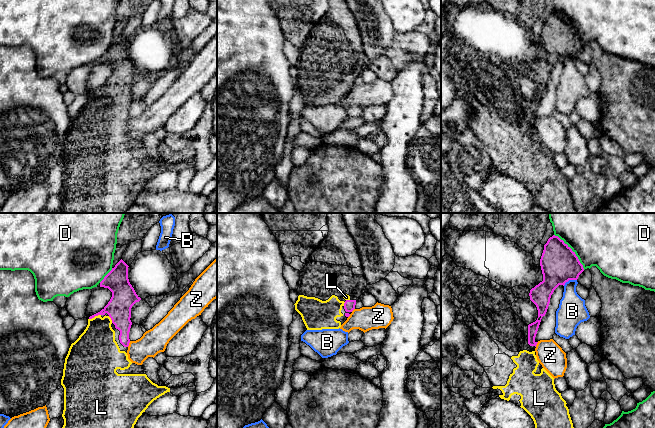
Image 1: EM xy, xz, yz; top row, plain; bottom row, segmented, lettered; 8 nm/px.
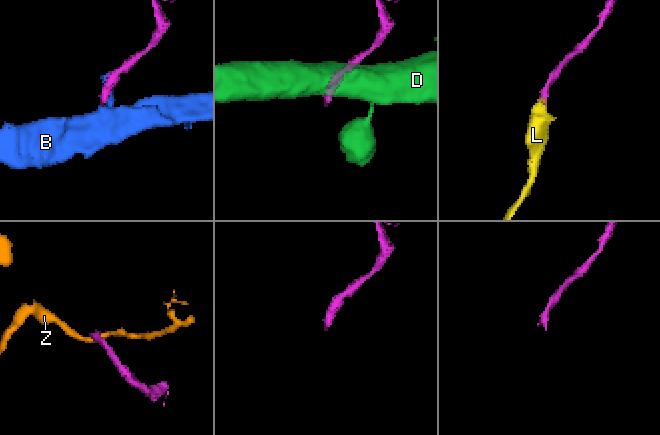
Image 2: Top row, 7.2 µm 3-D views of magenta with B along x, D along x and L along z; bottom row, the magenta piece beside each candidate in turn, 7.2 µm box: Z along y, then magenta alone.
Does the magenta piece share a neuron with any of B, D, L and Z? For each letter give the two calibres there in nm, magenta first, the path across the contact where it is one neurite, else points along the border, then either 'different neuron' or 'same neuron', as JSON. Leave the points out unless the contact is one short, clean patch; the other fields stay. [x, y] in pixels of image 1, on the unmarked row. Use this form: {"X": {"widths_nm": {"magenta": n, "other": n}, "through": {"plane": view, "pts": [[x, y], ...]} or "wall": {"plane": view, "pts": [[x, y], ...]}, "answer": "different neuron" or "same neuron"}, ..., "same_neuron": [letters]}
{"B": {"widths_nm": {"magenta": 300, "other": 220}, "answer": "different neuron"}, "D": {"widths_nm": {"magenta": 300, "other": 360}, "answer": "different neuron"}, "L": {"widths_nm": {"magenta": 190, "other": 320}, "through": {"plane": "xy", "pts": [[119, 83], [106, 85], [94, 92], [96, 99], [96, 123]]}, "answer": "same neuron"}, "Z": {"widths_nm": {"magenta": 170, "other": 200}, "wall": {"plane": "xy", "pts": [[130, 117], [127, 122]]}, "answer": "different neuron"}, "same_neuron": ["L"]}

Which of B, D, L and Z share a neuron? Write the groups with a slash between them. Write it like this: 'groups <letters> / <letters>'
groups B / D / L / Z

